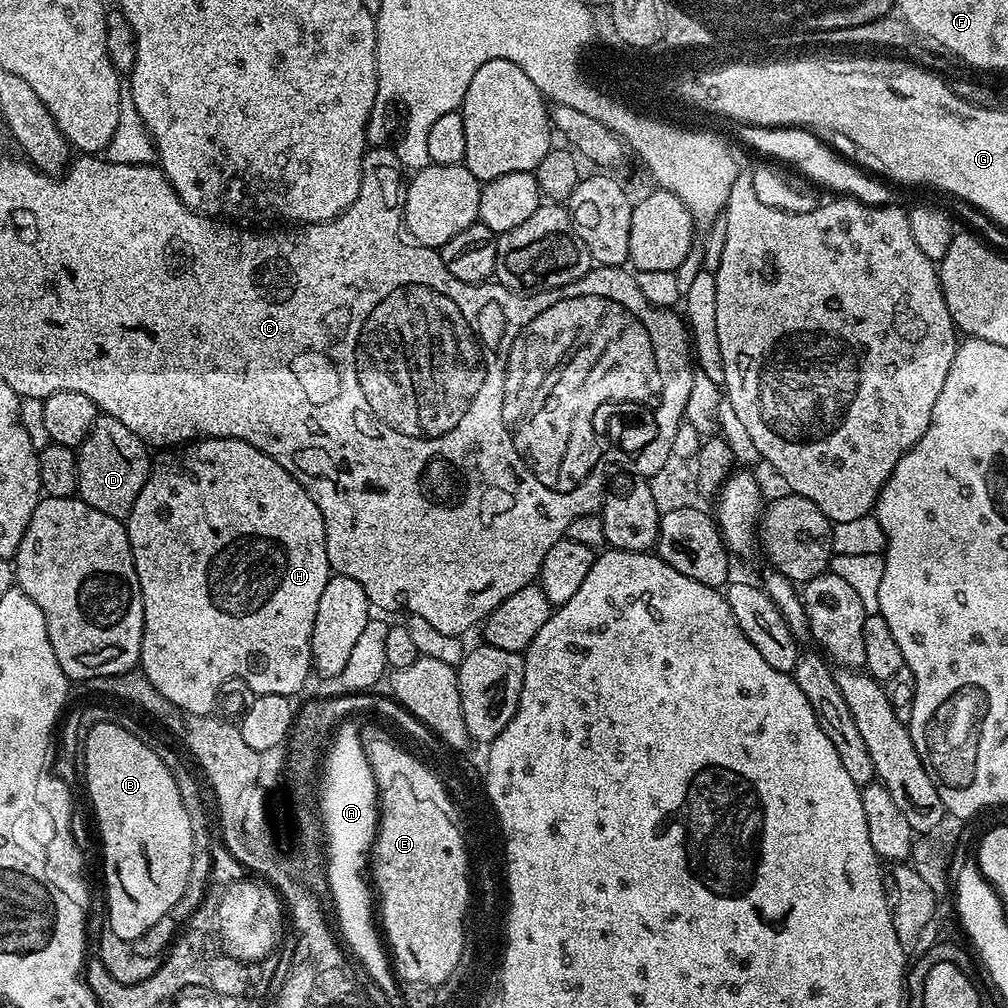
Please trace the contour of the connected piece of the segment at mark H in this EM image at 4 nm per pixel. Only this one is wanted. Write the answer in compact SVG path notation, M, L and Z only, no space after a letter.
M201 438L195 442L189 442L183 446L177 446L171 450L164 450L159 453L160 456L151 461L148 477L142 486L142 490L138 494L138 502L134 502L134 510L128 515L126 527L128 530L128 541L130 542L130 550L134 558L134 566L138 574L138 582L140 583L140 593L144 599L144 633L142 634L142 646L140 647L140 663L145 678L154 686L154 690L158 690L158 694L162 694L162 698L166 698L175 708L181 712L190 714L198 714L199 716L207 716L216 707L216 695L222 686L222 682L226 682L230 678L242 678L242 682L246 682L250 686L250 690L256 696L265 696L266 694L278 694L279 696L295 697L295 692L300 692L304 688L304 683L308 680L308 675L313 675L312 666L312 631L314 630L314 614L318 614L318 602L322 598L322 590L326 590L326 582L330 575L328 566L328 555L326 554L326 530L322 522L322 514L318 510L318 506L314 502L314 498L310 498L310 494L306 494L303 486L292 477L286 470L282 470L282 466L278 466L278 462L274 462L274 458L270 458L266 454L262 454L262 450L258 450L254 446L250 446L241 440L231 440L230 438L214 438L213 440Z

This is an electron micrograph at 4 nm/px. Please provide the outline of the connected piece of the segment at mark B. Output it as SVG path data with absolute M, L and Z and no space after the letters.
M94 726L84 738L82 752L83 749L84 780L100 823L100 840L104 843L104 880L108 883L106 924L118 938L133 940L146 934L146 930L182 898L182 890L186 890L192 861L190 818L170 772L160 768L160 760L156 760L148 748L140 748L128 732Z

